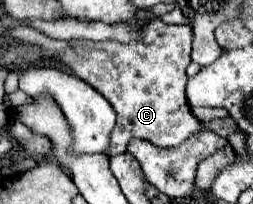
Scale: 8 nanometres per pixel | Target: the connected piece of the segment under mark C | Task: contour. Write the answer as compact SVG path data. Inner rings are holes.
M154 19L142 33L144 39L136 43L72 41L72 47L58 57L82 81L102 93L118 113L108 155L126 153L126 145L134 137L146 139L156 147L176 147L204 129L202 121L186 105L186 67L190 65L192 29Z

